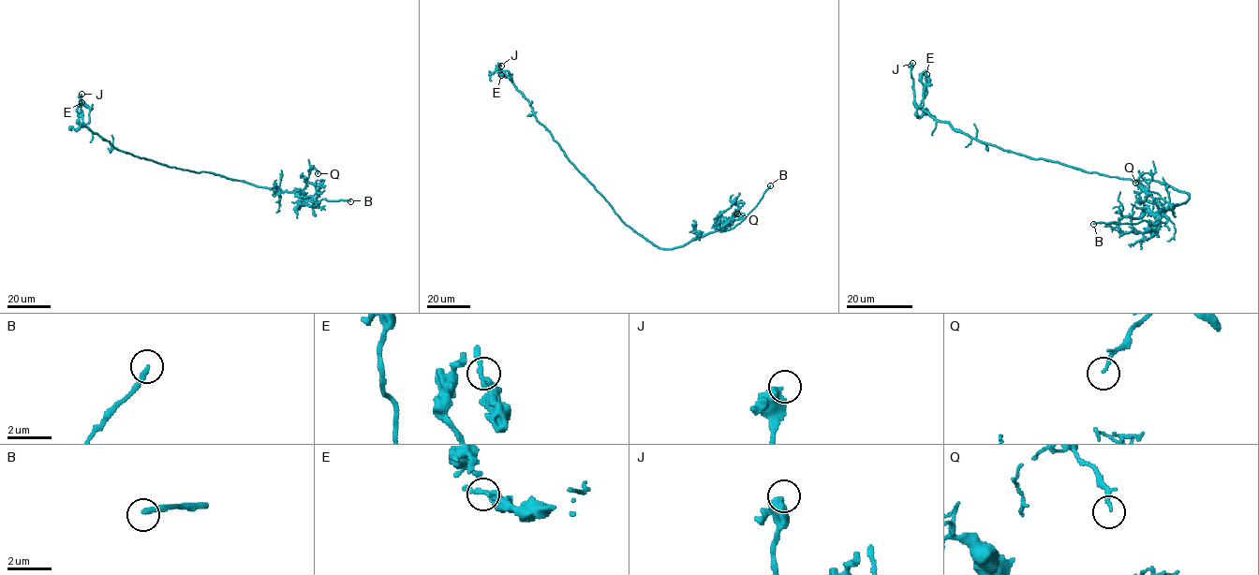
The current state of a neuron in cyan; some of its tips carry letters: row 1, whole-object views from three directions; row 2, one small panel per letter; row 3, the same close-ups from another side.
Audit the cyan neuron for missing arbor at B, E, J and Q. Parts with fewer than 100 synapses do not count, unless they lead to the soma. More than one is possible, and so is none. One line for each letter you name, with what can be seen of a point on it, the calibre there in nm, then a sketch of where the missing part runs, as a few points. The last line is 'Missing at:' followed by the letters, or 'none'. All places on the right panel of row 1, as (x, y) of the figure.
B: place (1093, 224); calibre 240 nm; course (1093, 224), (1082, 217), (1084, 208), (1092, 208), (1109, 220), (1123, 220), (1131, 213)
Missing at: B

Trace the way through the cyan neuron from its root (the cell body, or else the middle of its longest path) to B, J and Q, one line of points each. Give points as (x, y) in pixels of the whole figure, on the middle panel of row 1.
B: (607, 201), (618, 217), (638, 233), (660, 248), (673, 248), (710, 233), (733, 228), (756, 205), (770, 185)
J: (607, 201), (537, 120), (529, 102), (496, 66), (501, 66)
Q: (607, 201), (627, 225), (664, 248), (683, 246), (719, 230), (727, 221), (731, 225), (737, 213)

